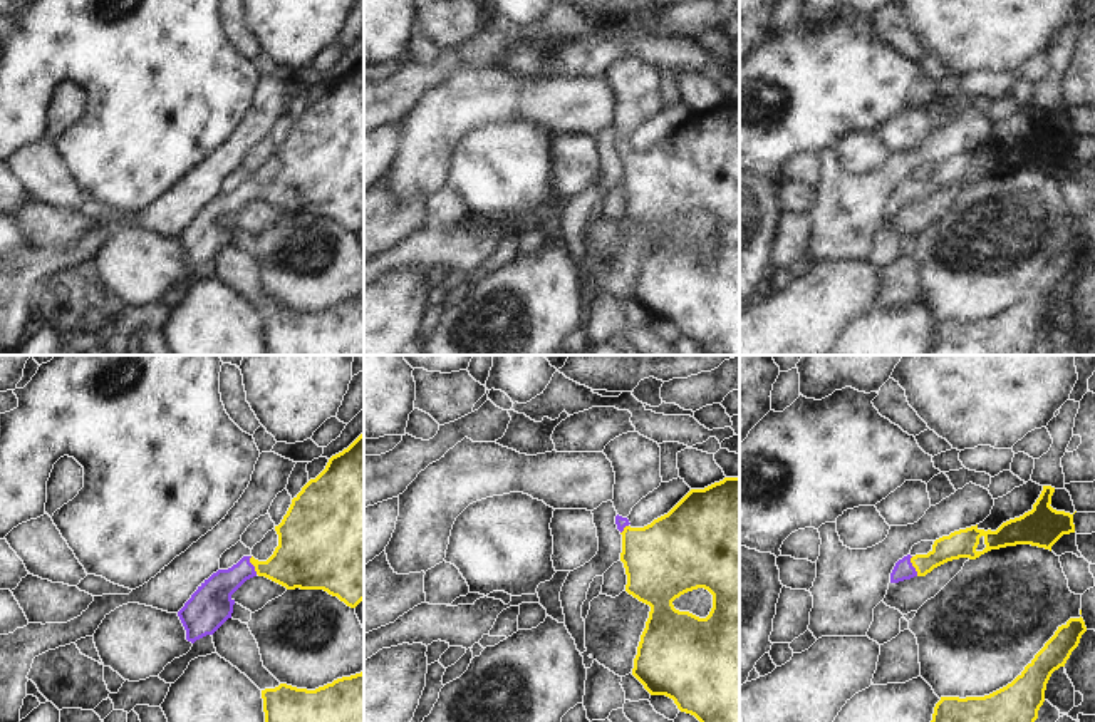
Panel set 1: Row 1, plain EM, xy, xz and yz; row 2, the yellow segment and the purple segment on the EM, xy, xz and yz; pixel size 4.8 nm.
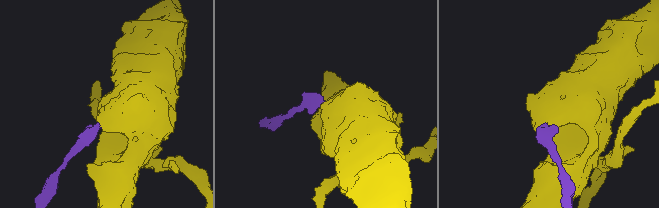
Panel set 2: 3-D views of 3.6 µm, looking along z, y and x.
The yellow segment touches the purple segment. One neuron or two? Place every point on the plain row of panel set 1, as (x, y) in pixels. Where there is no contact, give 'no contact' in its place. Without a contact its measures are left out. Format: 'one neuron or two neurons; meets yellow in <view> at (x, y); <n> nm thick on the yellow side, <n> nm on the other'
one neuron; meets yellow in yz at (913, 190); 130 nm thick on the yellow side, 90 nm on the other

